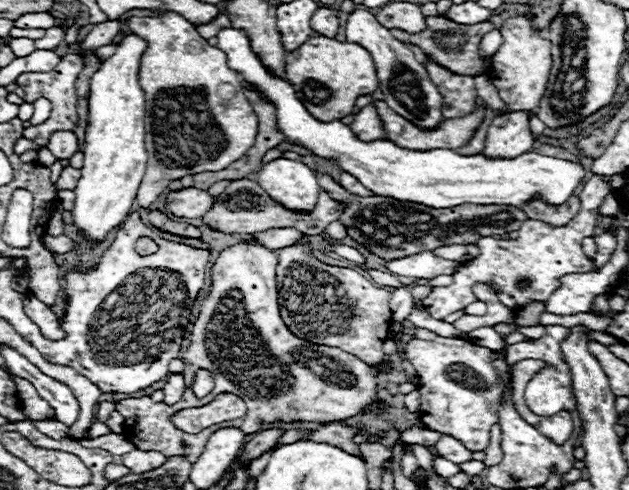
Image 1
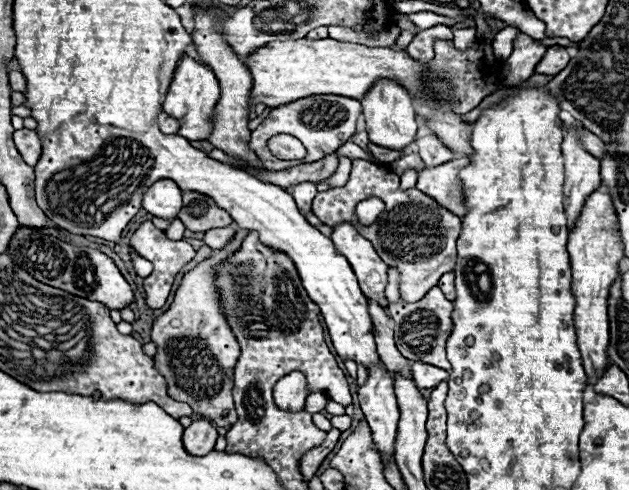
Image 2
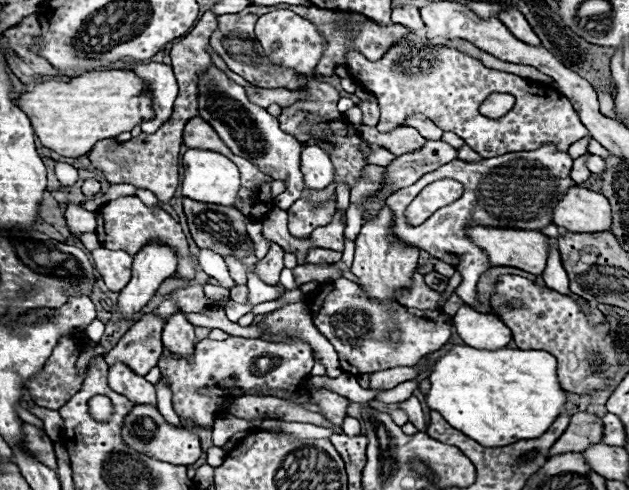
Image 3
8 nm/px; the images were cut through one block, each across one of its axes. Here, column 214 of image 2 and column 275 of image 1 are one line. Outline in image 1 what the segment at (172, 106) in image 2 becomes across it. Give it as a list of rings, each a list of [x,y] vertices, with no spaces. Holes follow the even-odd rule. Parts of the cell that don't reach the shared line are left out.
[[[226,28],[218,32],[217,40],[217,48],[226,52],[230,68],[240,72],[246,82],[256,82],[256,86],[260,86],[260,92],[276,106],[278,126],[280,130],[284,130],[284,136],[290,144],[304,146],[312,150],[316,156],[332,158],[334,162],[338,162],[340,170],[356,176],[376,196],[396,198],[396,188],[400,188],[402,200],[418,202],[436,209],[466,204],[466,202],[522,206],[534,196],[544,198],[548,204],[562,204],[574,194],[576,186],[584,178],[584,168],[580,164],[548,158],[532,152],[516,158],[486,158],[484,154],[462,156],[456,154],[454,150],[444,150],[444,148],[428,150],[428,152],[404,150],[388,140],[360,142],[354,134],[350,134],[346,124],[338,122],[338,126],[332,126],[330,122],[320,122],[312,118],[312,114],[308,114],[308,110],[296,98],[292,84],[272,76],[260,64],[244,32]]]

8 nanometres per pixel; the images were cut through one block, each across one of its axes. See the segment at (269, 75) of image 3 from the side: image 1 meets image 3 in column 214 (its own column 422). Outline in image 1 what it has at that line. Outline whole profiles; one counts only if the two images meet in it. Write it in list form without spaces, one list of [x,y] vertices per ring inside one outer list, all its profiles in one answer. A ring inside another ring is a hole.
[[[426,16],[426,28],[418,34],[408,34],[402,28],[390,28],[392,36],[398,38],[400,42],[416,44],[418,48],[422,48],[422,52],[432,62],[448,68],[454,74],[462,74],[462,76],[478,76],[482,72],[484,60],[478,56],[478,42],[490,30],[494,30],[494,26],[490,22],[480,22],[480,24],[468,26],[468,24],[456,24],[444,16]]]

